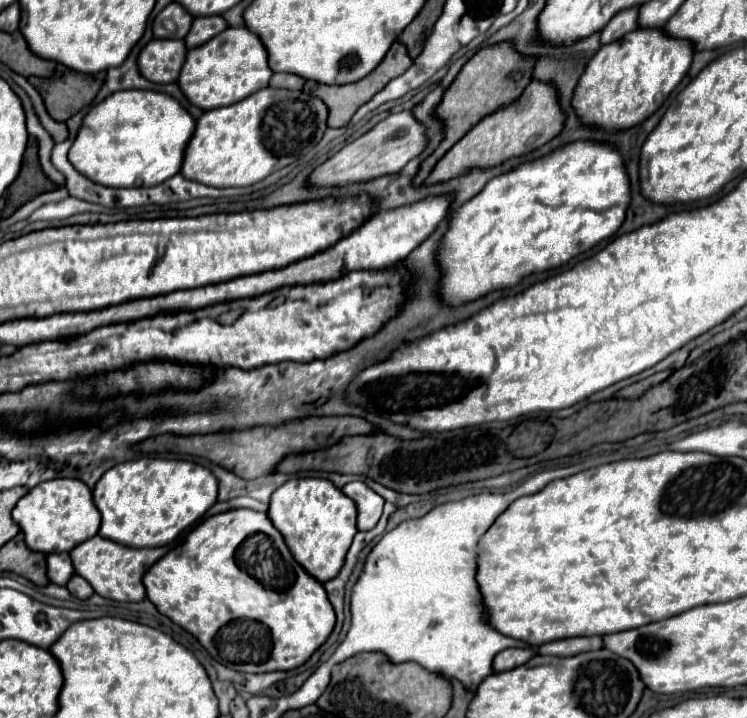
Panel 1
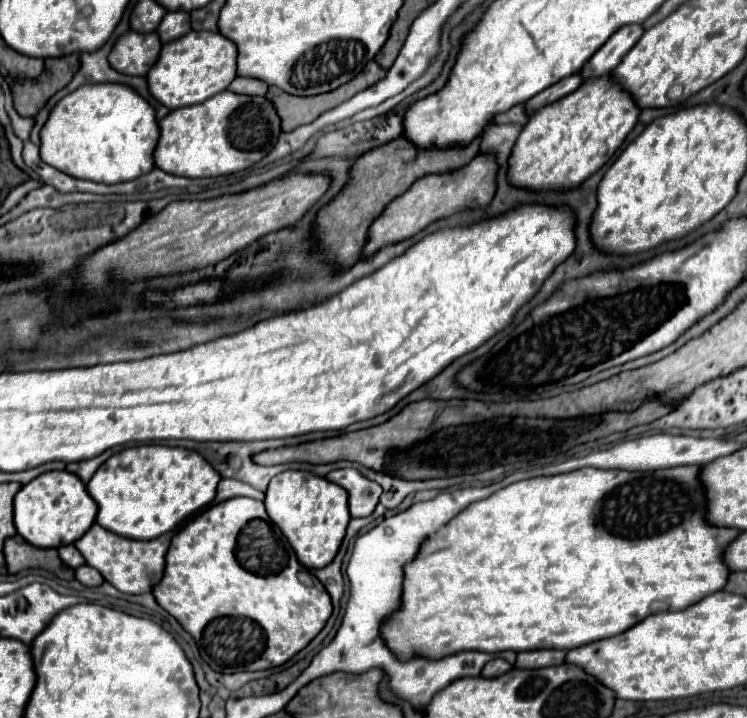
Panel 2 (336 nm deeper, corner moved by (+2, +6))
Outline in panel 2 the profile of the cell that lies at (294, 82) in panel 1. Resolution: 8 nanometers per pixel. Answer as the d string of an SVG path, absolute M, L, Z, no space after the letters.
M237 76L237 78L227 86L227 90L229 90L229 92L237 92L237 94L249 94L249 96L265 96L267 84L261 82L261 80L255 80L255 78Z

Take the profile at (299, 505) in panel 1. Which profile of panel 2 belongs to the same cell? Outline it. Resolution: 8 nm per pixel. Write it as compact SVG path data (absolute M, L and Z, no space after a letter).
M303 470L277 474L265 492L265 508L271 520L287 536L299 562L309 570L323 568L335 558L351 520L345 488Z

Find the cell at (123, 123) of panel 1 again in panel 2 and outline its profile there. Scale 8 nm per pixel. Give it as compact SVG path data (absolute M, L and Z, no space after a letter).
M85 84L63 96L41 128L41 158L53 168L91 182L119 184L149 172L159 140L155 110L131 86Z

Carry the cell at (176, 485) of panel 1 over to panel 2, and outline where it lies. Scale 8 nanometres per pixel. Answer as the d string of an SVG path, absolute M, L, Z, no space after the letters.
M135 446L113 454L99 466L87 490L99 506L97 524L125 538L149 540L175 530L201 508L209 506L221 476L201 454L187 448Z

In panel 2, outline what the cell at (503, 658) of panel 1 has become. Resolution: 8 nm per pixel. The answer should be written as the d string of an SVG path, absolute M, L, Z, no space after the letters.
M495 658L495 660L491 660L491 662L487 662L487 664L483 666L481 676L483 676L483 678L497 678L497 676L509 672L509 670L511 670L511 664L509 664L509 662L505 662L503 658Z

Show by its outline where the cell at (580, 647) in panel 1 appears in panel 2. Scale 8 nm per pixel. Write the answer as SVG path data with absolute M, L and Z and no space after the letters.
M531 650L519 652L515 668L541 668L541 666L559 666L565 660L565 650Z

